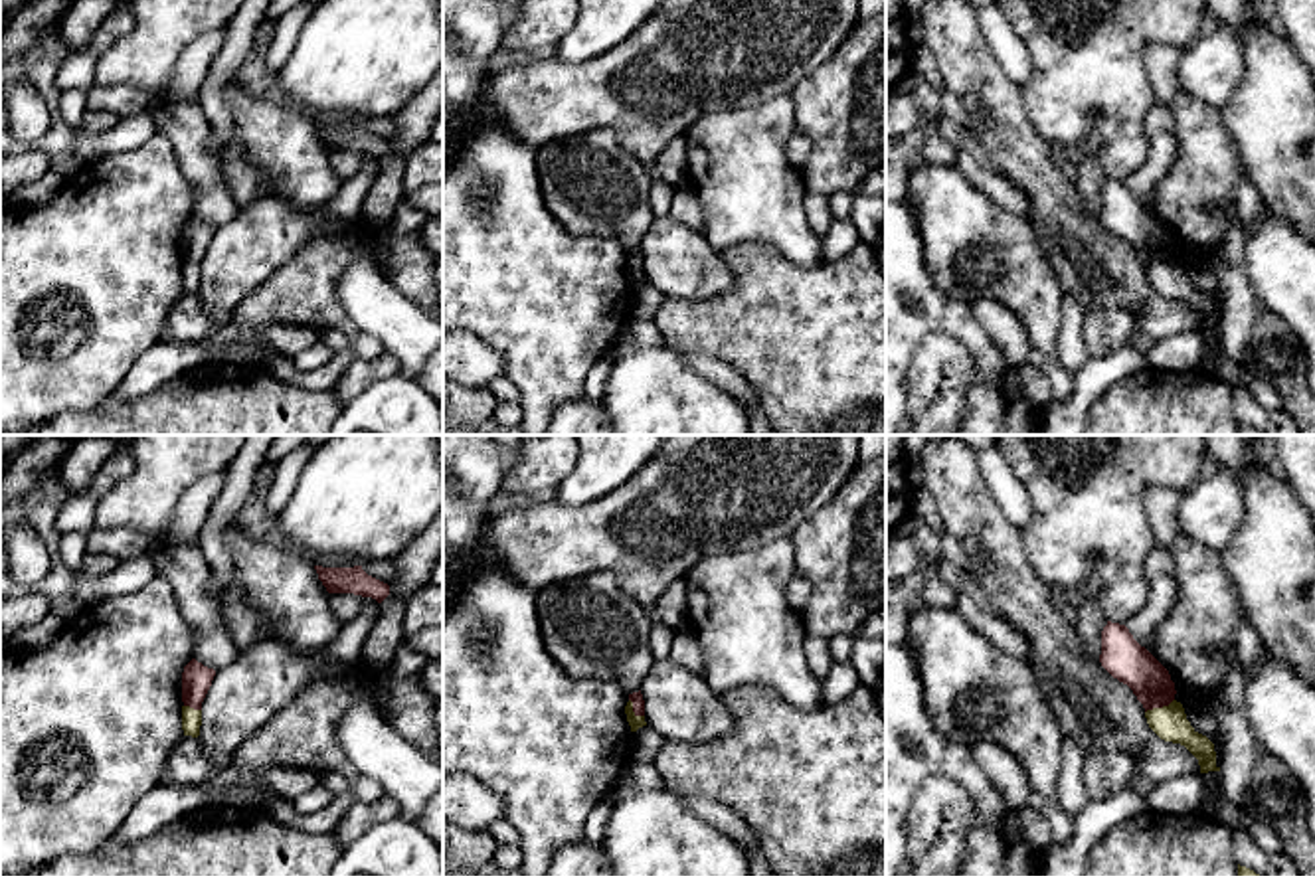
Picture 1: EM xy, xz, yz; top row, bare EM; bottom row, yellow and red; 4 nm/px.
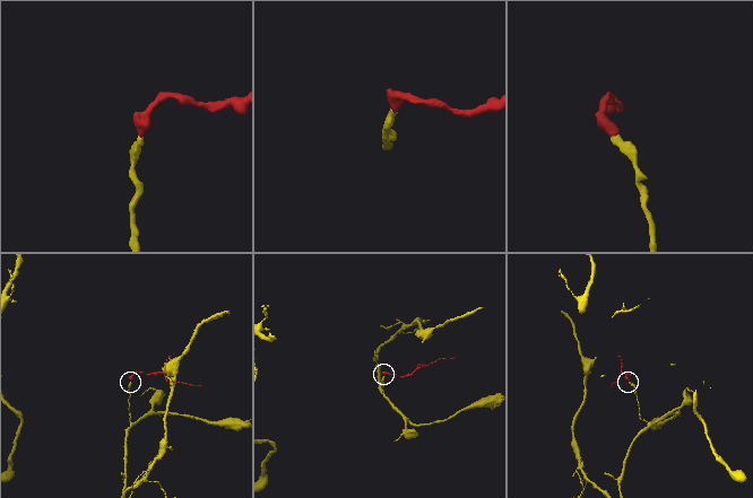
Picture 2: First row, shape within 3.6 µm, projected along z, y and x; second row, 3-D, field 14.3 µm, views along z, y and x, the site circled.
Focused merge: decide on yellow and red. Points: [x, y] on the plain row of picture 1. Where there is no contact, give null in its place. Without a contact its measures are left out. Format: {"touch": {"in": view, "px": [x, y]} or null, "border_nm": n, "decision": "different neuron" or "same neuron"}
{"touch": {"in": "yz", "px": [1159, 265]}, "border_nm": 130, "decision": "same neuron"}

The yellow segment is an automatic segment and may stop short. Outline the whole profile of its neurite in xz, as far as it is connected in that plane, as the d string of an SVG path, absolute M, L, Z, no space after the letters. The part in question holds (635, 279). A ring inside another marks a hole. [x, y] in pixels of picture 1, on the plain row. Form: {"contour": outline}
{"contour": "M641 247L629 251L625 271L627 271L627 279L631 283L631 289L637 289L639 285L647 283L647 279L645 279L645 257L643 257Z"}

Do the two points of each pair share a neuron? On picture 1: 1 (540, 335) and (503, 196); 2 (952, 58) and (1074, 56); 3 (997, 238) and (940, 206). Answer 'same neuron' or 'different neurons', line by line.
1: same neuron
2: different neurons
3: same neuron

